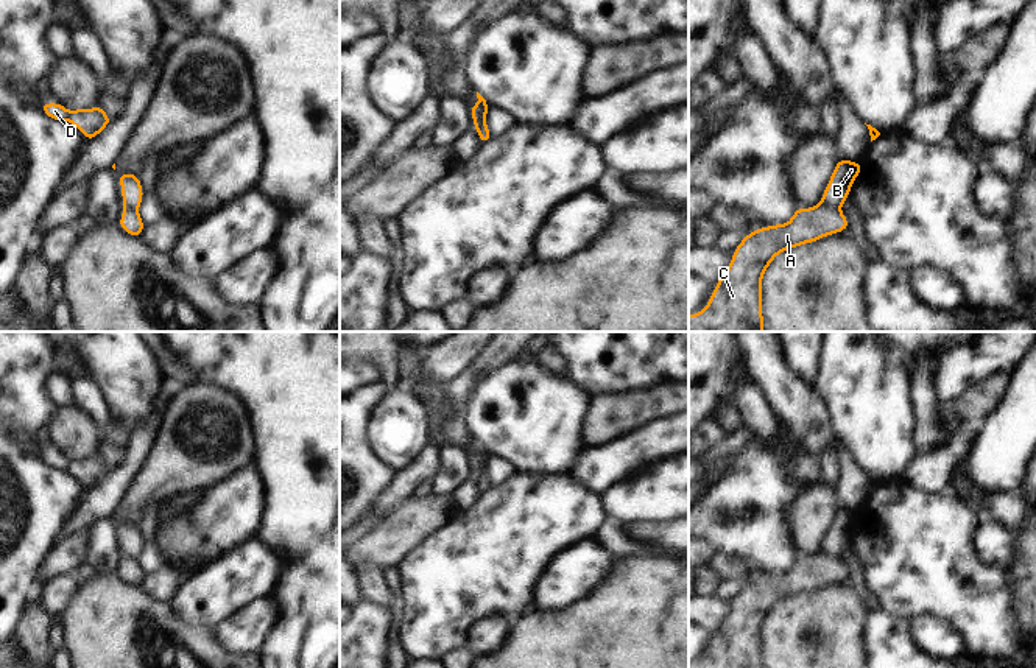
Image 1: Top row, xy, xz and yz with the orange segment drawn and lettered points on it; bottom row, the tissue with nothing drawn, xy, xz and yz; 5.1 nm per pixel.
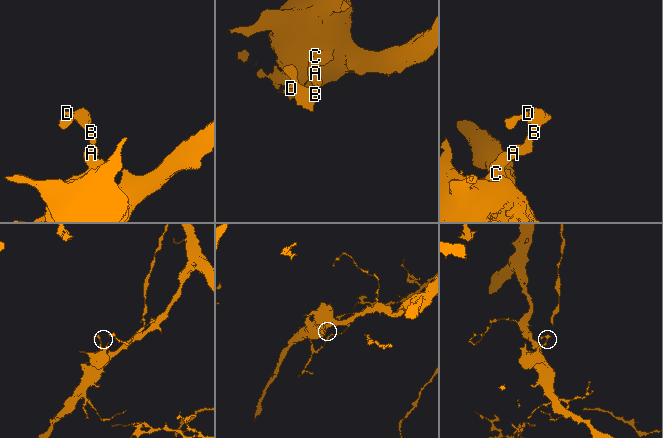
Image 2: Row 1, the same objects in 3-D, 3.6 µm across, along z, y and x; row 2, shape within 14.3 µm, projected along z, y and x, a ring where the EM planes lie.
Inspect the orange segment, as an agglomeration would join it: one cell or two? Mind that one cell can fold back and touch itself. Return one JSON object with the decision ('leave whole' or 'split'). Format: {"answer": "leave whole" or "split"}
{"answer": "split"}

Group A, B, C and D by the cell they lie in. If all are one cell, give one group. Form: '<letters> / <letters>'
A C / B D

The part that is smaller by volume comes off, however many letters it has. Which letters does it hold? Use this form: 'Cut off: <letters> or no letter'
Cut off: B, D

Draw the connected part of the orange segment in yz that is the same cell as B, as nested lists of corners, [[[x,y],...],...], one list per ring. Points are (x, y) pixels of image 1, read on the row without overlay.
[[[840,506],[824,537],[821,551],[840,557],[846,551],[852,539],[852,531],[862,522],[862,517],[863,512]]]

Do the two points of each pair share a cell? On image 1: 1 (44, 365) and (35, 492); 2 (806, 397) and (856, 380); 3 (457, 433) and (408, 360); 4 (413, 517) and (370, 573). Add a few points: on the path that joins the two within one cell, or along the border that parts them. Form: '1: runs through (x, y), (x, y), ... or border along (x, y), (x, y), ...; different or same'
1: runs through (16, 396), (16, 461); same
2: border along (814, 383), (834, 427); different
3: runs through (447, 414), (421, 379); same
4: border along (384, 570), (365, 564), (359, 575); different

